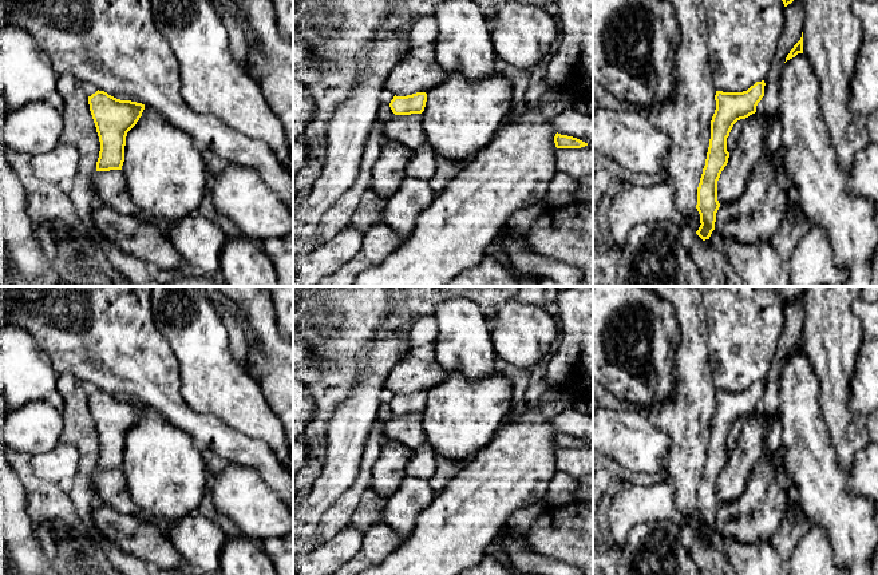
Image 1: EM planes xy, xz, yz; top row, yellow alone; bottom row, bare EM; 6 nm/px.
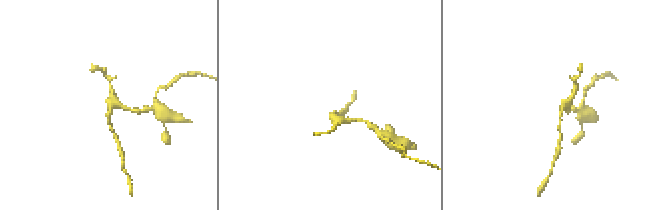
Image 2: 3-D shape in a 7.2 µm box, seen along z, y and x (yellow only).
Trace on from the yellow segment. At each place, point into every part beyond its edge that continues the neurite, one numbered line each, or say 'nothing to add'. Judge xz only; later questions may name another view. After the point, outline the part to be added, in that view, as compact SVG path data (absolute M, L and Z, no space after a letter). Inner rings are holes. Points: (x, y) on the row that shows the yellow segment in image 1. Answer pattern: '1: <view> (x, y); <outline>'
nothing to add

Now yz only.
nothing to add

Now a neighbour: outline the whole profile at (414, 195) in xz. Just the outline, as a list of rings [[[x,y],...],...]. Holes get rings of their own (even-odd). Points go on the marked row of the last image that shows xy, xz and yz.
[[[406,177],[400,187],[387,199],[381,223],[407,238],[418,217],[434,202],[436,193],[428,181]]]

